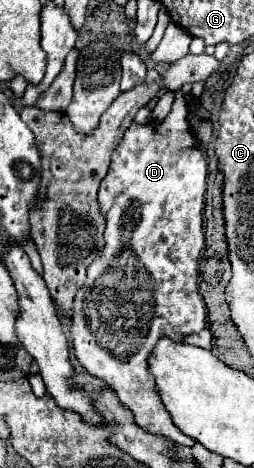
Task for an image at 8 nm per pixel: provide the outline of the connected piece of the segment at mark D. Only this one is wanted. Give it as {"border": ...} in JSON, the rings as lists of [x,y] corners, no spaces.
{"border":[[[179,89],[164,122],[146,126],[132,124],[112,154],[110,170],[104,176],[98,192],[98,202],[106,216],[106,246],[88,266],[88,276],[76,294],[74,316],[70,320],[74,354],[86,372],[106,382],[106,386],[118,396],[120,404],[134,414],[134,422],[142,430],[164,436],[180,446],[192,446],[194,440],[172,424],[164,406],[160,404],[152,376],[148,374],[148,354],[162,336],[182,342],[186,334],[198,332],[206,324],[206,304],[198,292],[198,260],[204,250],[204,194],[206,158],[190,132],[188,102]]]}

